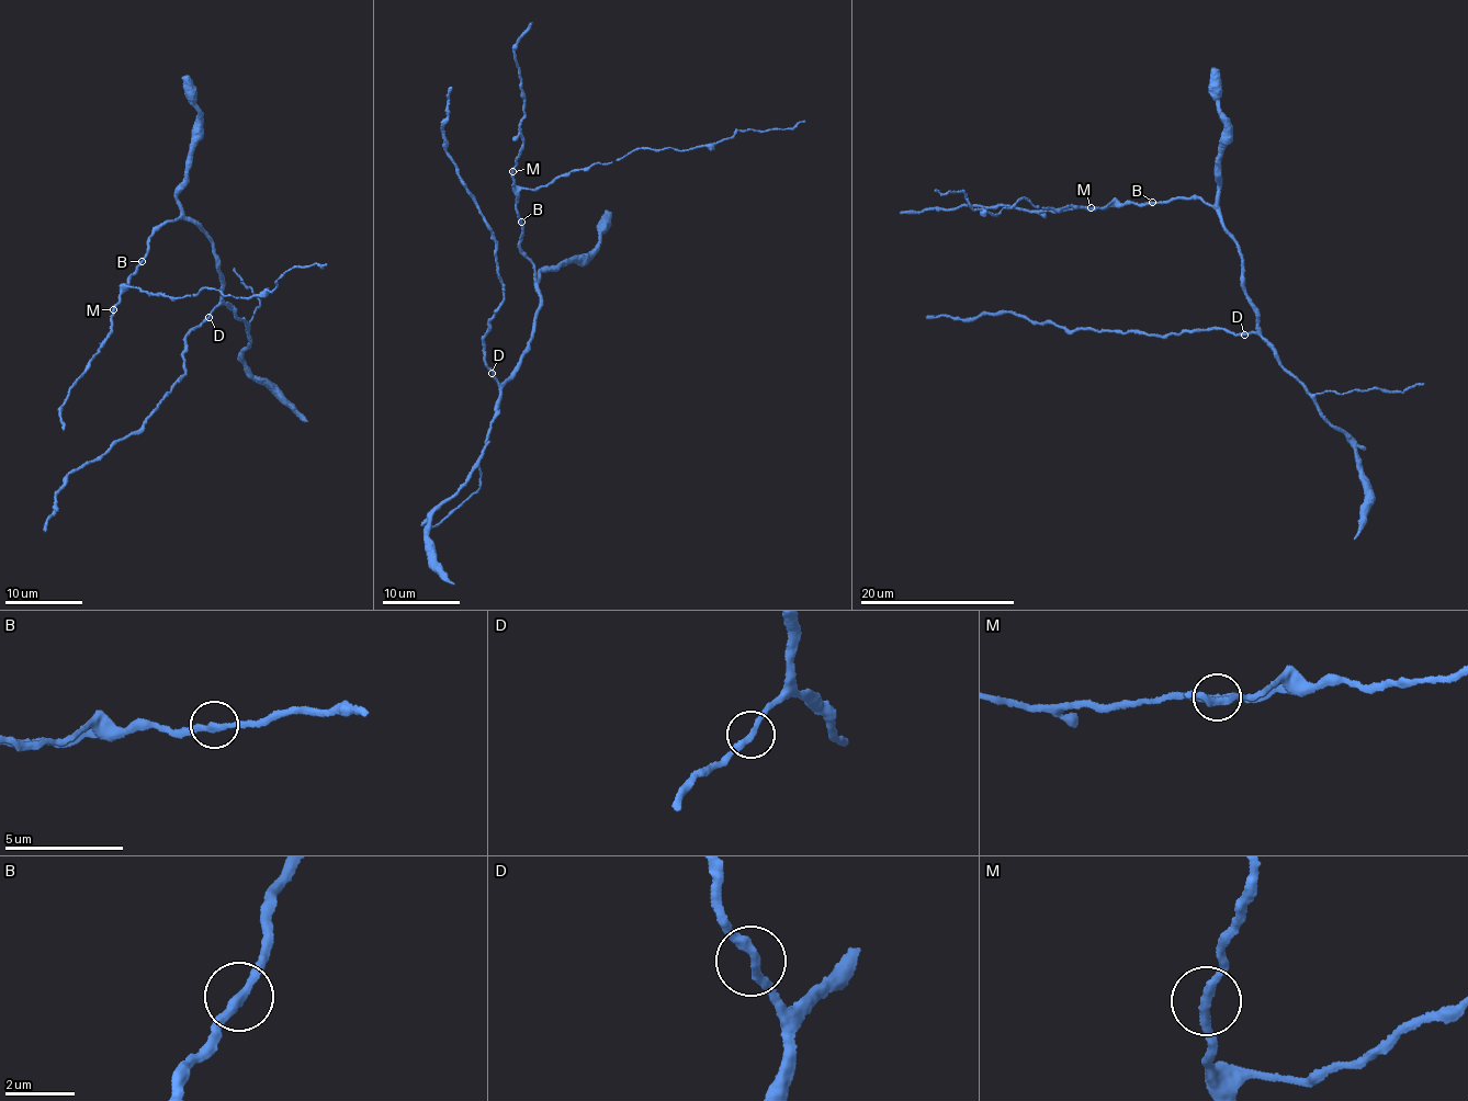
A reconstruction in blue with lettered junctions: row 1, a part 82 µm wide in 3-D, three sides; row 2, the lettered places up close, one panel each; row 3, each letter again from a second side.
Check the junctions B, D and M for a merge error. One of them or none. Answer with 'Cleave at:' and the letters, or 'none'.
Cleave at: none

